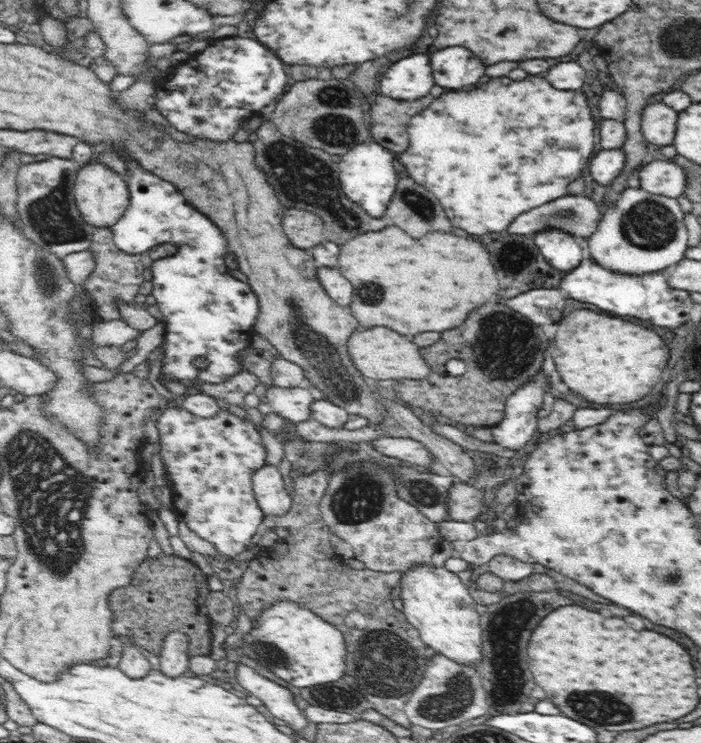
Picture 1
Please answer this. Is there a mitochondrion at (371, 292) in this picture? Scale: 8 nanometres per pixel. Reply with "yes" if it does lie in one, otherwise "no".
yes

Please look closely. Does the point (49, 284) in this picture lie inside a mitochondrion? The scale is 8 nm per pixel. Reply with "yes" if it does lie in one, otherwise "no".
yes

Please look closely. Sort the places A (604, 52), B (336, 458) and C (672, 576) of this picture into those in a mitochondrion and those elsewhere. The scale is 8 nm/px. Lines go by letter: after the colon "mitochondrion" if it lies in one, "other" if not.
A: other
B: mitochondrion
C: mitochondrion

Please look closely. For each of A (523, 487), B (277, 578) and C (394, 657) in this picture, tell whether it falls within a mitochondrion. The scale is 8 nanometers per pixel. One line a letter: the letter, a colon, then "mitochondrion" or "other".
A: other
B: other
C: mitochondrion

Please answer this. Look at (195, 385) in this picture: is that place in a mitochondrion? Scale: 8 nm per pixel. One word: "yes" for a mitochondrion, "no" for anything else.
no

